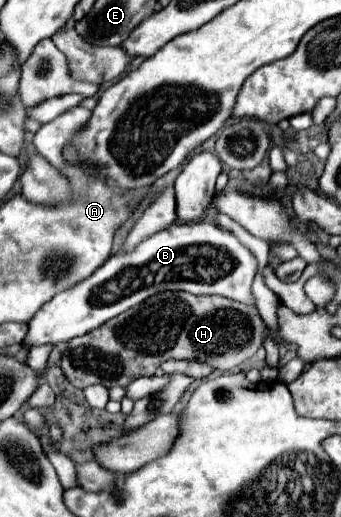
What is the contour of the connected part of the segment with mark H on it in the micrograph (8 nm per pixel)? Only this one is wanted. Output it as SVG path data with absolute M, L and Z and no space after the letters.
M161 292L159 296L151 296L151 300L145 300L143 304L129 308L127 312L123 312L123 316L117 316L115 320L107 320L99 336L97 336L97 330L85 336L79 336L75 340L75 346L69 346L63 352L61 370L65 378L77 388L87 388L93 384L103 384L107 388L125 386L129 384L129 380L135 380L139 376L153 376L155 370L161 366L161 362L171 358L203 360L219 370L231 370L257 352L257 348L263 342L263 332L265 332L265 324L261 316L255 312L255 308L247 308L247 304L239 304L223 296Z

